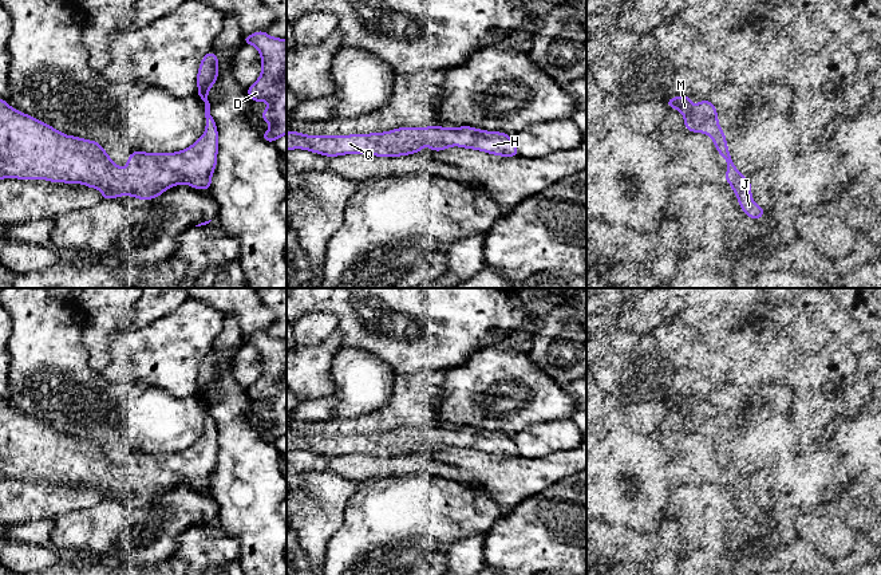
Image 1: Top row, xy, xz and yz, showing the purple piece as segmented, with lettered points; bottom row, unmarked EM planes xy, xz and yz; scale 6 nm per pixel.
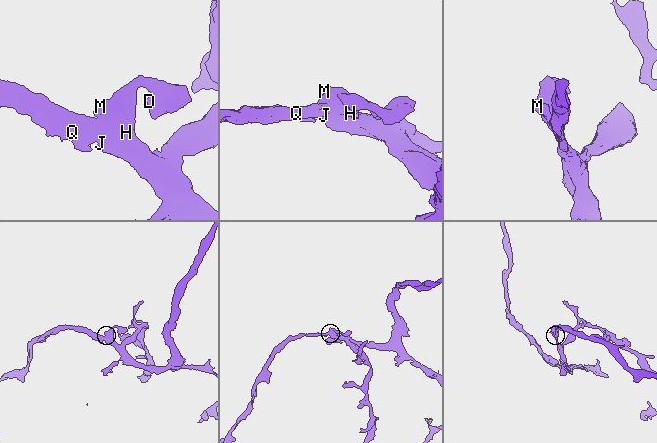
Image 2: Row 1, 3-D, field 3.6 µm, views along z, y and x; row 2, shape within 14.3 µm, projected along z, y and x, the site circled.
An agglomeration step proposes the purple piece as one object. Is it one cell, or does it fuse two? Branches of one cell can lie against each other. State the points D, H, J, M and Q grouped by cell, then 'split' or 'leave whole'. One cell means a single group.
groups D H J M Q; leave whole

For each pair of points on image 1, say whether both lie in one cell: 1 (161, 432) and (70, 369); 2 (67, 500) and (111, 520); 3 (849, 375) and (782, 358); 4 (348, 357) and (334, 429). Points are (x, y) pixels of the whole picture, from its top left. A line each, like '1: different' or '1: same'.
1: same
2: different
3: same
4: different

